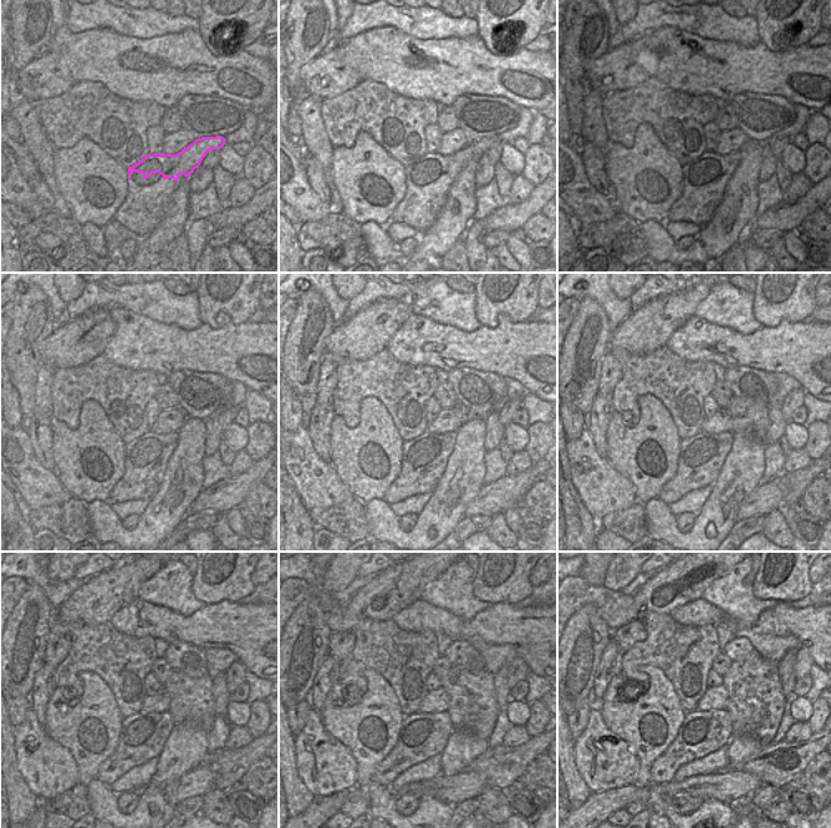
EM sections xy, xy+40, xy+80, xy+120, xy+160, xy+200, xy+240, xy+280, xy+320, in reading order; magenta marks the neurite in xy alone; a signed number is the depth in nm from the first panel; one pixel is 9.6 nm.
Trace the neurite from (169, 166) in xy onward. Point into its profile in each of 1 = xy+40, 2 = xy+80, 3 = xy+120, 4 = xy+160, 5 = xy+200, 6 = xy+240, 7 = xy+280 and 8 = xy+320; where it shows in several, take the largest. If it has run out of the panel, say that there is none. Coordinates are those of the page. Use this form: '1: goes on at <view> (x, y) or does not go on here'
1: goes on at xy+40 (449, 166)
2: goes on at xy+80 (724, 164)
3: goes on at xy+120 (149, 442)
4: goes on at xy+160 (427, 442)
5: goes on at xy+200 (703, 442)
6: goes on at xy+240 (134, 729)
7: goes on at xy+280 (416, 727)
8: goes on at xy+320 (697, 724)

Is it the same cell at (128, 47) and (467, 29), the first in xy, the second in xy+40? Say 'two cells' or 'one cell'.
two cells

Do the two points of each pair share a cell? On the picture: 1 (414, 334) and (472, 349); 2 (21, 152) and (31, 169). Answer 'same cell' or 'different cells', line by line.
1: same cell
2: same cell

